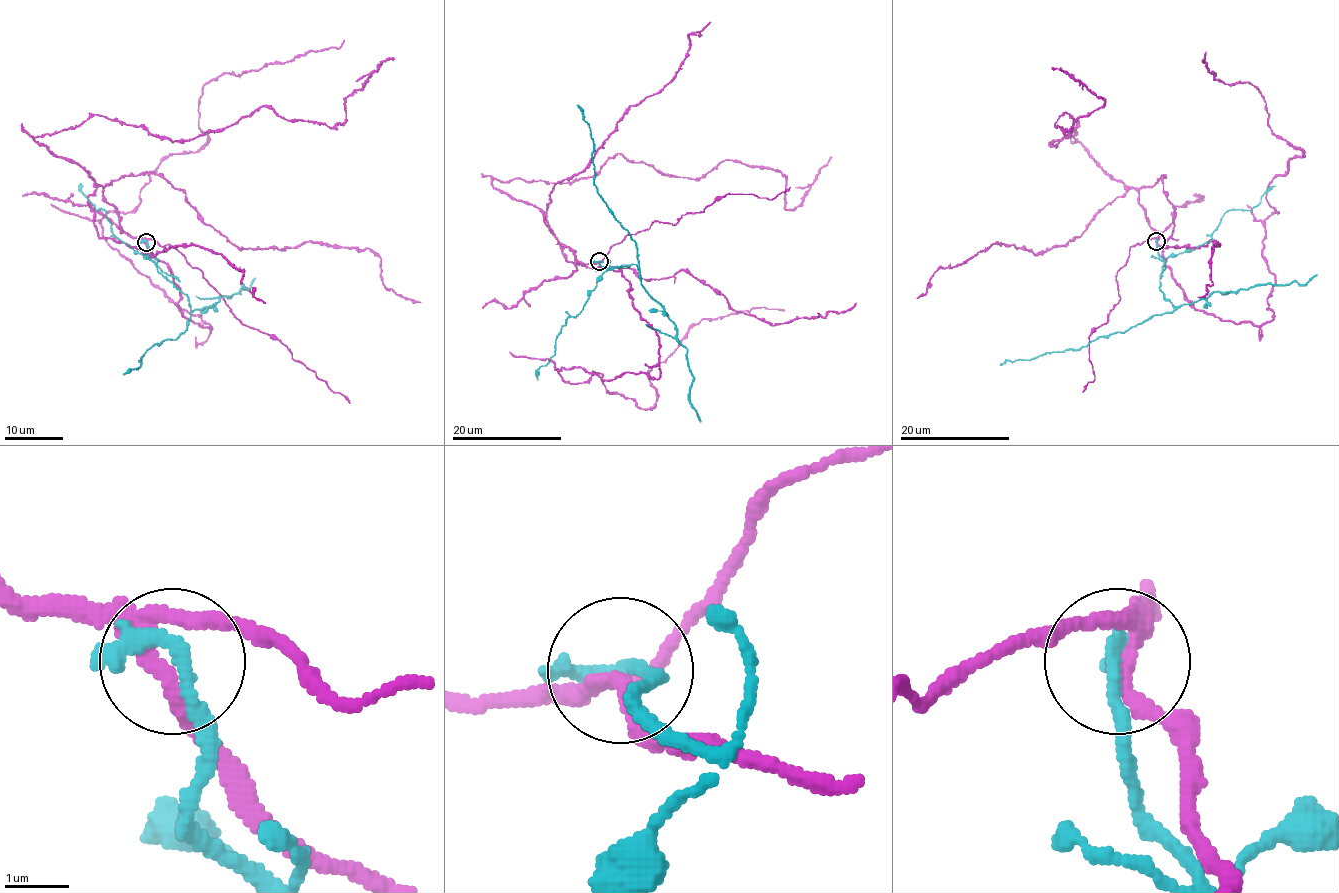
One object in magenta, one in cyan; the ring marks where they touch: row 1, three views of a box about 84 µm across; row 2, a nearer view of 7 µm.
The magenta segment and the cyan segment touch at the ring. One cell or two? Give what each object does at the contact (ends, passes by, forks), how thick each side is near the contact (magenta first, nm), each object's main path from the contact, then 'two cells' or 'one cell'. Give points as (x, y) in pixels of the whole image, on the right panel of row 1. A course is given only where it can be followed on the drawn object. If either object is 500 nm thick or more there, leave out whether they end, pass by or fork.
magenta forks there; cyan passes by; 220 nm thick on the magenta side, 200 nm on the other; magenta runs (1157, 241), (1194, 308), (1271, 320), (1265, 191), (1304, 153), (1272, 131), (1257, 89), (1213, 78), (1205, 52); cyan runs (1156, 241), (1164, 264), (1159, 290), (1171, 312), (1078, 349), (1000, 365); two cells

